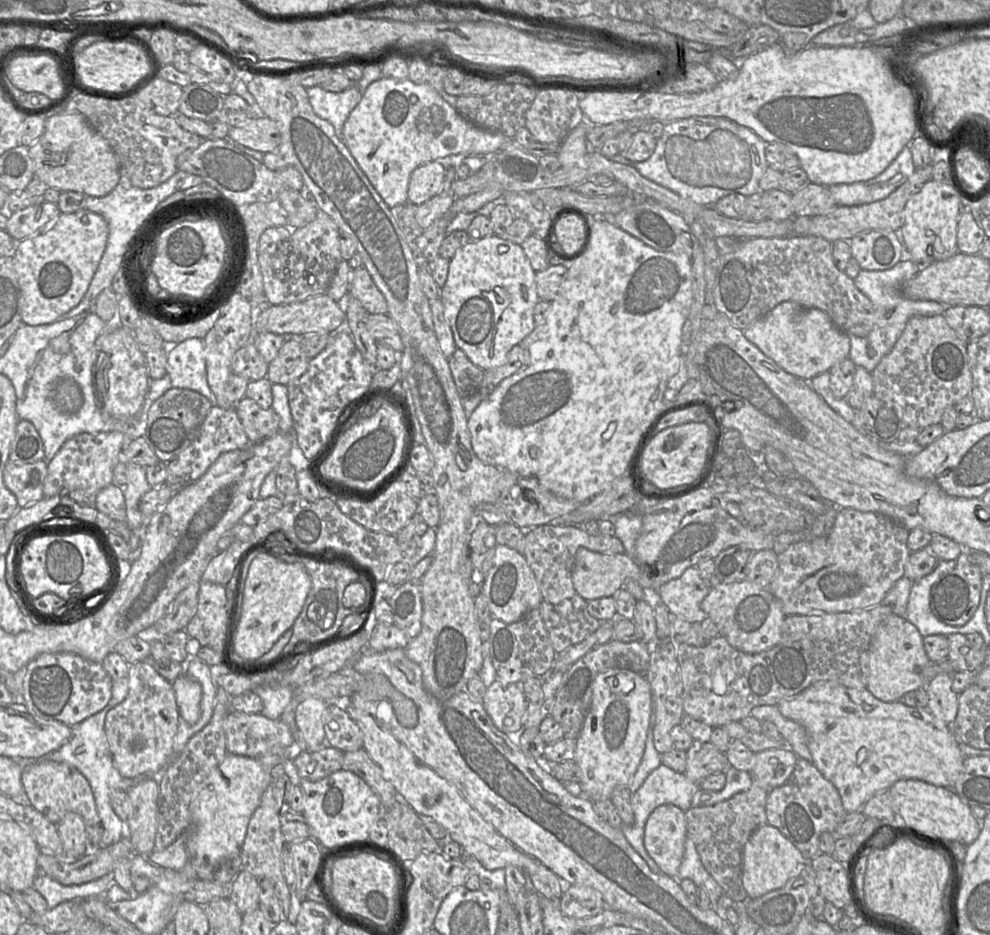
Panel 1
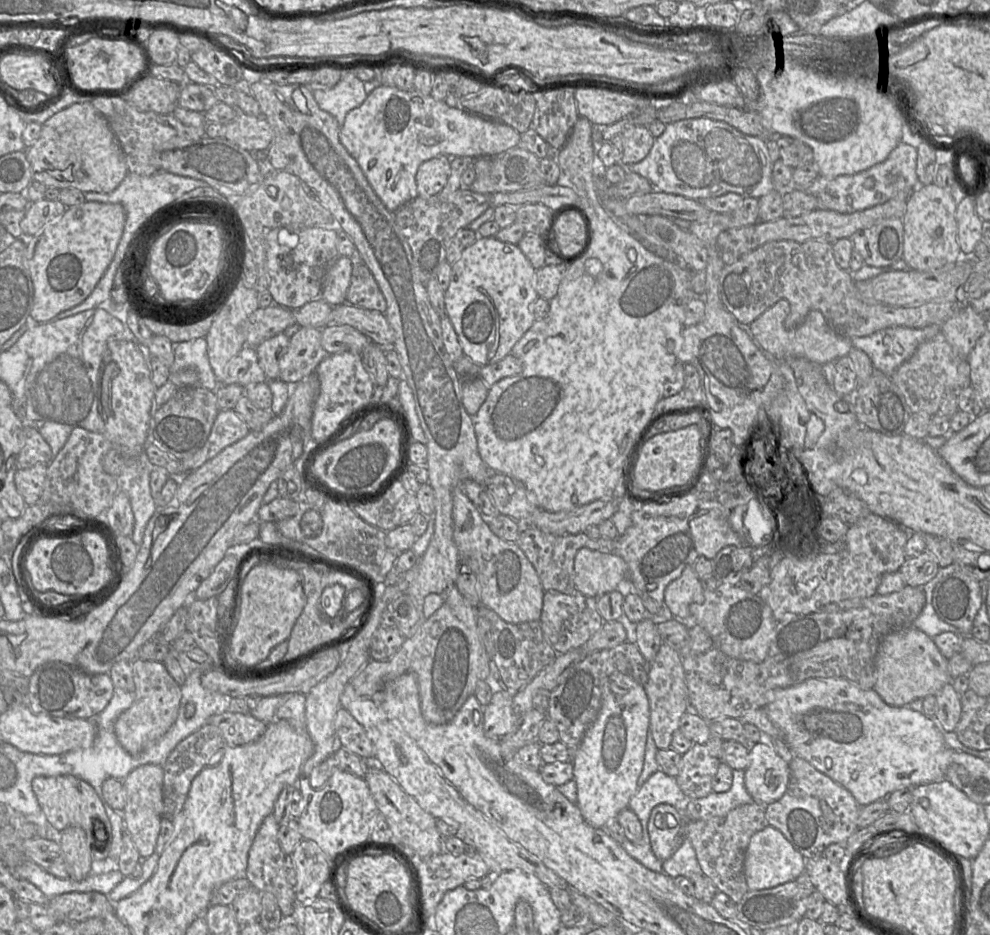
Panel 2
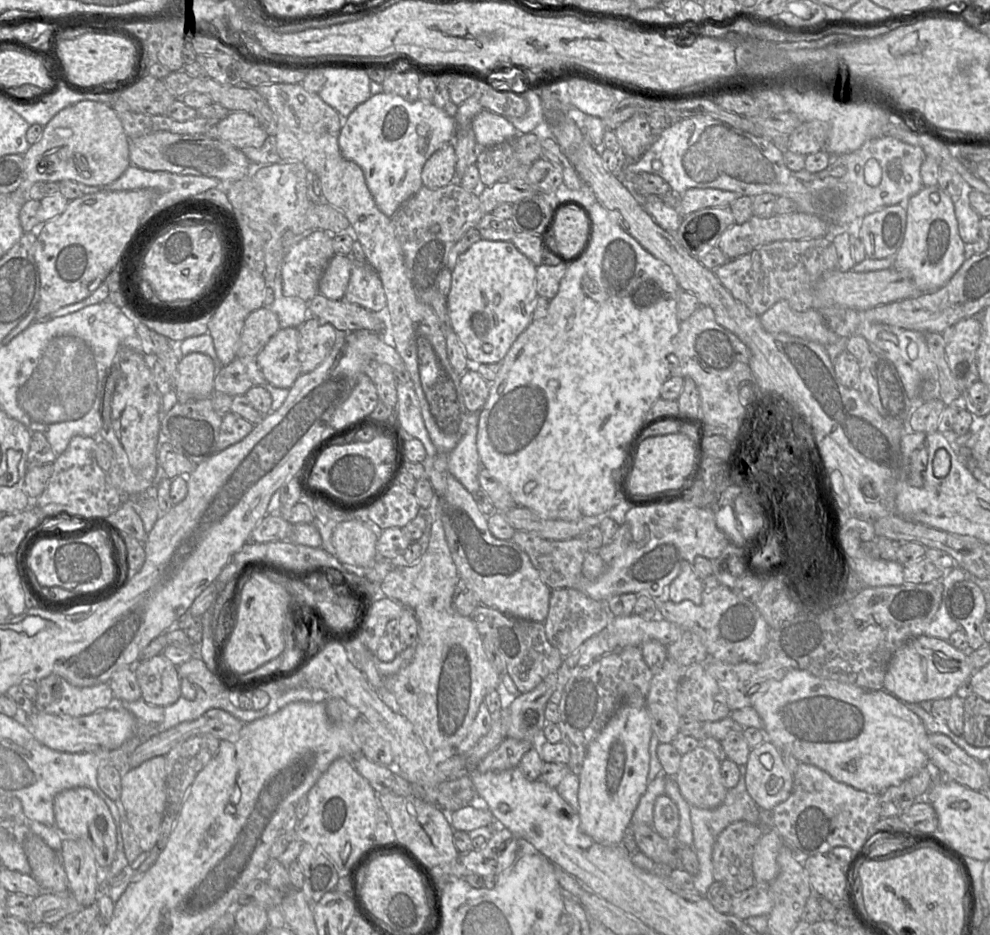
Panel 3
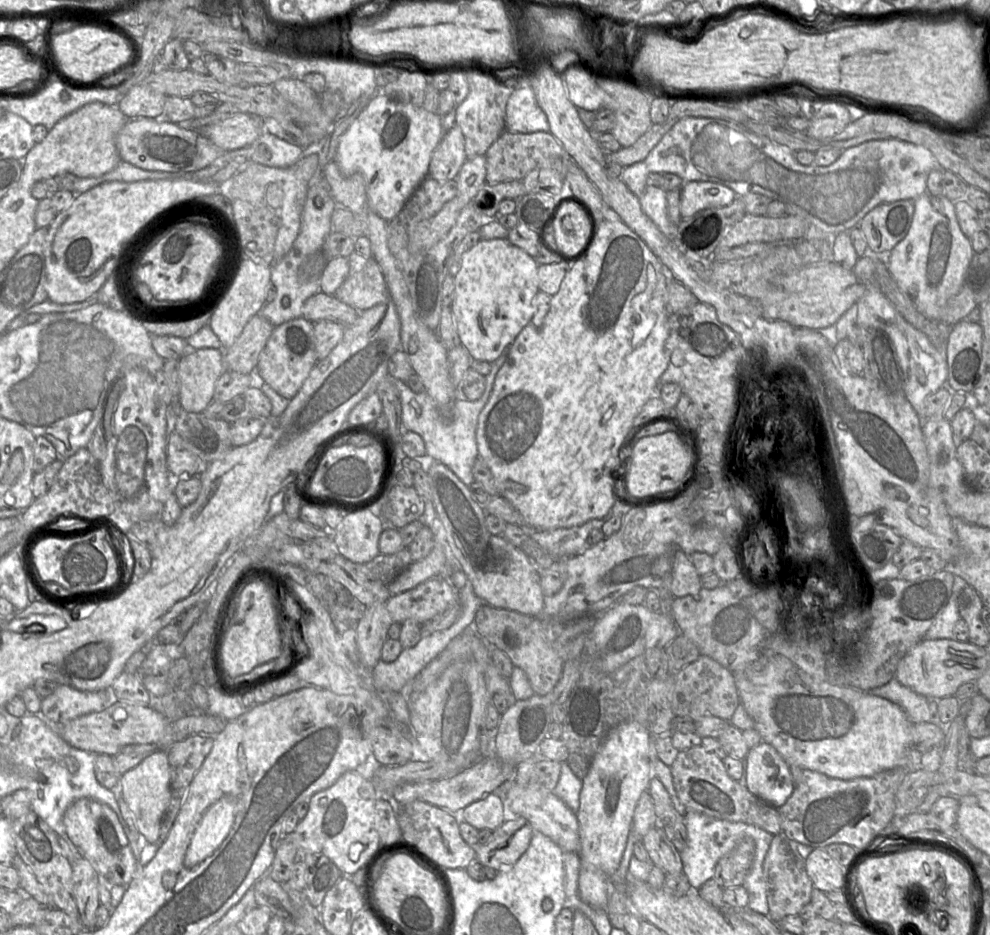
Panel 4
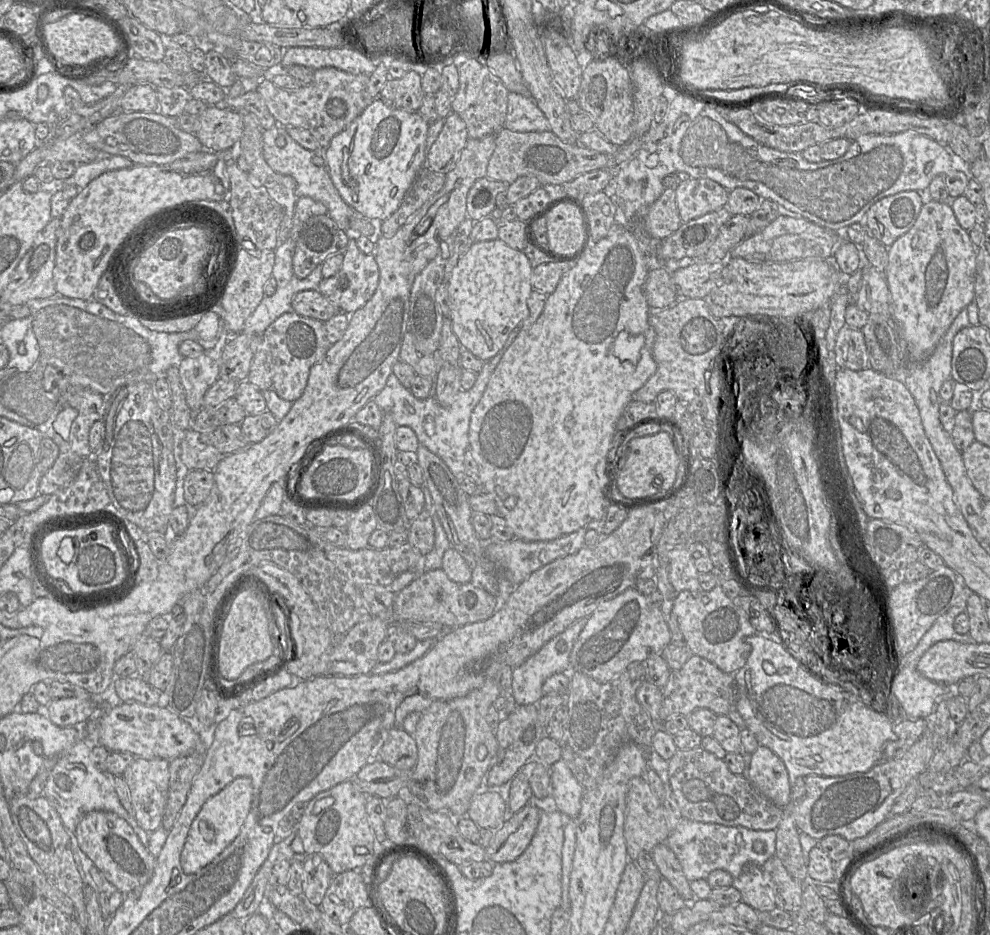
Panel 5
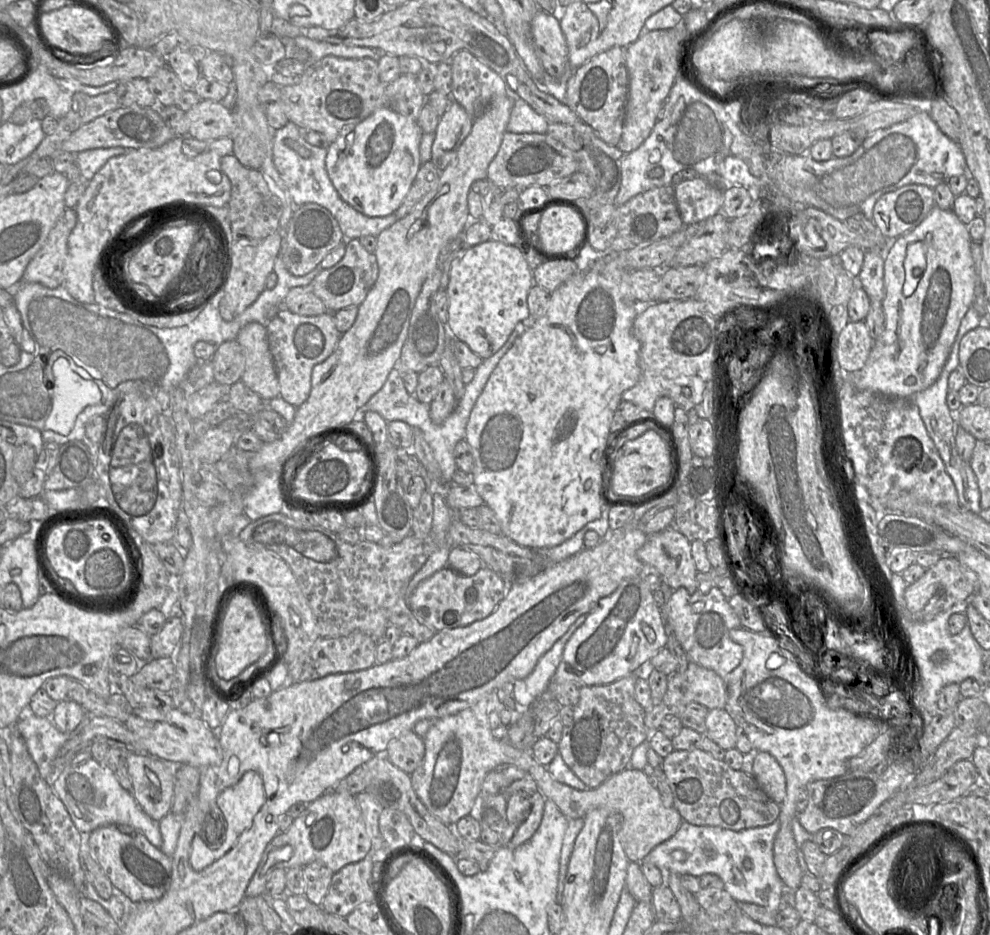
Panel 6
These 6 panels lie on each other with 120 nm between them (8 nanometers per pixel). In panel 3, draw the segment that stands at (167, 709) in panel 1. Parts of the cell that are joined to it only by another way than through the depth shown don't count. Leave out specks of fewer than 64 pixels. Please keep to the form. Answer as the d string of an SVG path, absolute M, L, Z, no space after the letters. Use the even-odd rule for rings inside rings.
M162 654L138 661L134 672L146 703L165 707L182 696L177 667Z

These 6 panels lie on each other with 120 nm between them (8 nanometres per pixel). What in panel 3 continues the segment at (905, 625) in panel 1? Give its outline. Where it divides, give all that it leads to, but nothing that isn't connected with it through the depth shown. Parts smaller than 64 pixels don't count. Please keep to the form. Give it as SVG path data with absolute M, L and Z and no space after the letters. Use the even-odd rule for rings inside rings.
M920 635L909 639L893 654L885 673L883 690L902 702L916 704L950 699L974 671L968 653L957 650L947 640Z

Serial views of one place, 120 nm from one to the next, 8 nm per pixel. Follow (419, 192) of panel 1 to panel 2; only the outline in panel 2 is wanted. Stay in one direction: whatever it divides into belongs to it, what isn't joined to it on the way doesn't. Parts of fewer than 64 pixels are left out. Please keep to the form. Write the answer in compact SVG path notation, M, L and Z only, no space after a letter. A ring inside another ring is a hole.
M440 155L423 162L416 173L418 196L436 196L446 185L451 173L451 158Z

